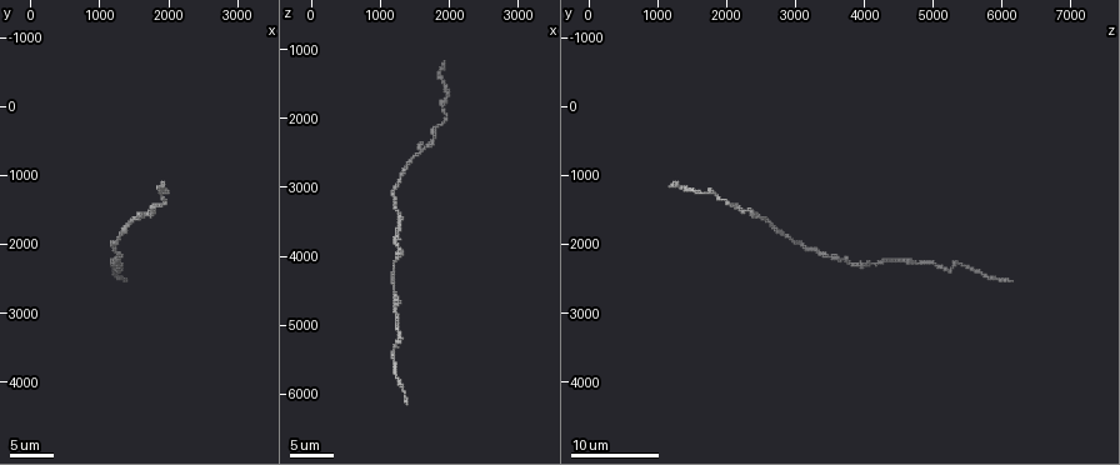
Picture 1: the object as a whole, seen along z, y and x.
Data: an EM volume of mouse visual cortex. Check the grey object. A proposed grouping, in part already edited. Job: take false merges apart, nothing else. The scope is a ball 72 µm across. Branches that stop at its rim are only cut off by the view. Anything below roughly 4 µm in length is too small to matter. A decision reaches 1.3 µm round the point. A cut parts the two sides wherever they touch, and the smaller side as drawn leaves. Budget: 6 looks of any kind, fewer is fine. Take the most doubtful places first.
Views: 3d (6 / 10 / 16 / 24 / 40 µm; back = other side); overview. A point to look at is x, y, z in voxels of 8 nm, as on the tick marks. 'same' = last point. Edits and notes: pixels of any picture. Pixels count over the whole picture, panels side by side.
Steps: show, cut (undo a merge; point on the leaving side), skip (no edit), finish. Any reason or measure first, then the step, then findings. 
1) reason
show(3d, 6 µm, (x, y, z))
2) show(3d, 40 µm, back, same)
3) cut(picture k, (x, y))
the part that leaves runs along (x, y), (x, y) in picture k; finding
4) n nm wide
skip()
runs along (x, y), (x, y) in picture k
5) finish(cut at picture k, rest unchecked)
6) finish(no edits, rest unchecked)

side arm on a straight run
show(3d, 10 µm, (1600, 1600, 2450))

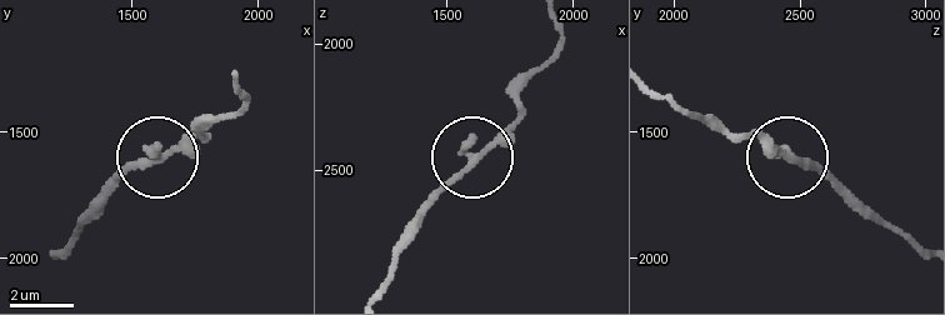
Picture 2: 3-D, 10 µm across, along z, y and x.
3 arms
skip()
runs along (374, 293), (411, 220), (521, 103) in picture 2; all the same cell

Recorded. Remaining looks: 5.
narrows sharply
show(3d, 16 µm, (1200, 2300, 3850))

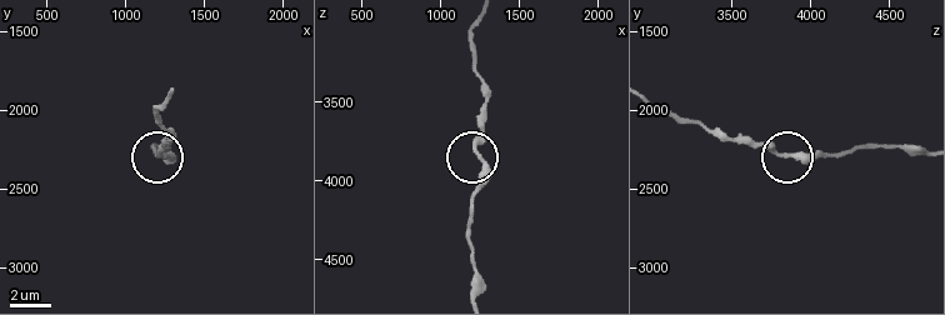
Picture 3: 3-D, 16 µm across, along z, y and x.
skip()
runs along (729, 136), (788, 154), (846, 154) in picture 3; all the same cell

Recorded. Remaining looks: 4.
thick turns thin
show(3d, 10 µm, (1200, 2250, 4500))

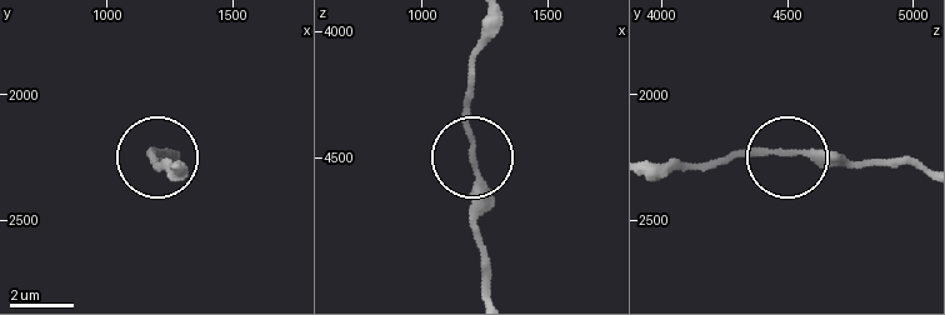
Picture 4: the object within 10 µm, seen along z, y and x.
skip()
continuous, no second cell

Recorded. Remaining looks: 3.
finish(no edits, rest unchecked)

